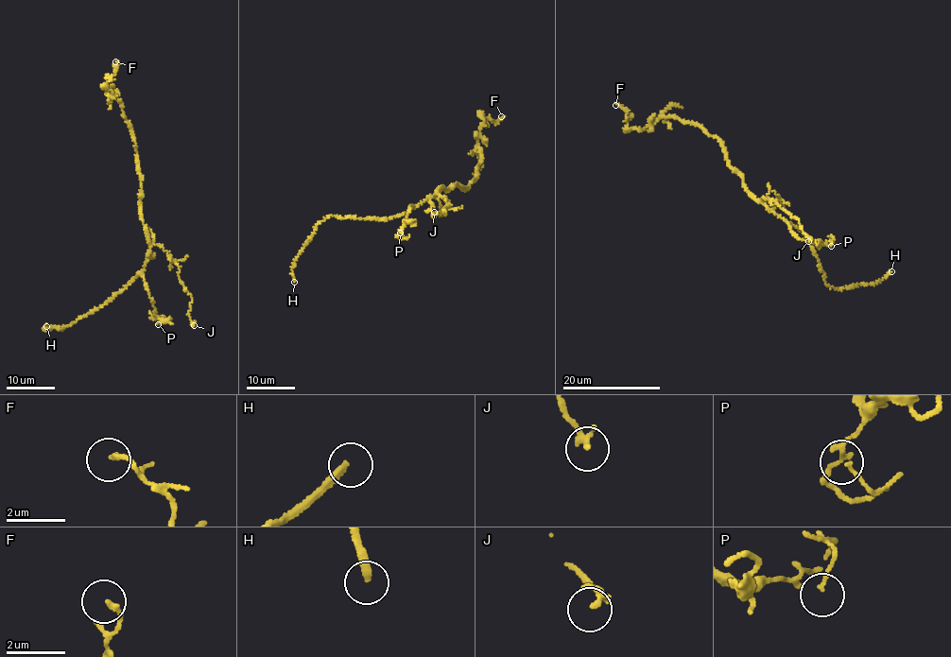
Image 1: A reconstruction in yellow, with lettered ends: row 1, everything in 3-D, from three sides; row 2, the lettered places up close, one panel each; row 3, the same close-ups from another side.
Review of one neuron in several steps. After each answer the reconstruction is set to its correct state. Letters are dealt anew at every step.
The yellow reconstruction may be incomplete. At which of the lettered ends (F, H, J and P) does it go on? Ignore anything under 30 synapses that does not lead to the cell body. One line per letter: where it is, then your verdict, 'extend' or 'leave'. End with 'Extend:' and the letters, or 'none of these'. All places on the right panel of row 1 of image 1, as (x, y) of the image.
F: place (615, 105); leave
H: place (891, 271); extend
J: place (808, 241); leave
P: place (831, 246); leave
Extend: H

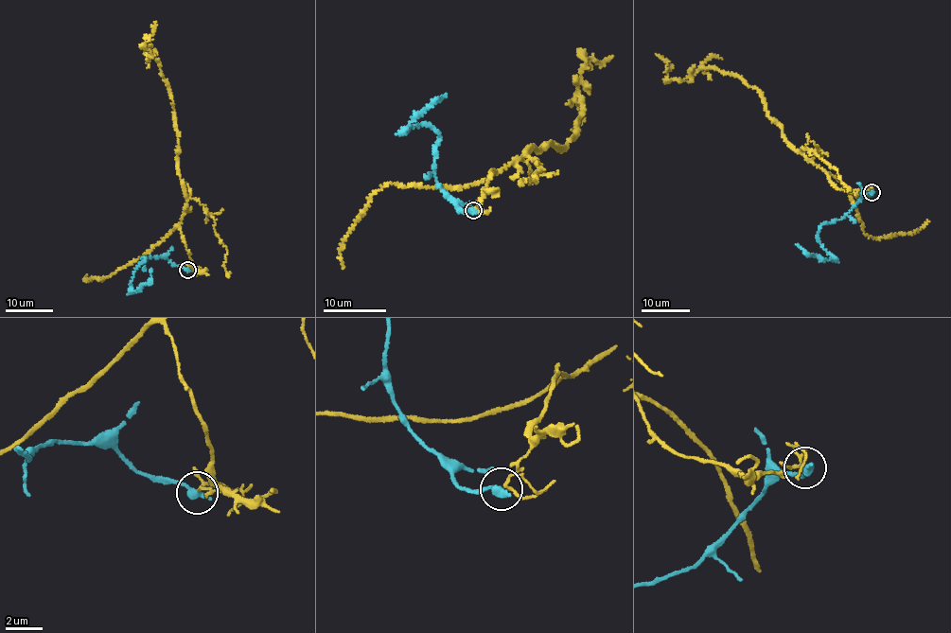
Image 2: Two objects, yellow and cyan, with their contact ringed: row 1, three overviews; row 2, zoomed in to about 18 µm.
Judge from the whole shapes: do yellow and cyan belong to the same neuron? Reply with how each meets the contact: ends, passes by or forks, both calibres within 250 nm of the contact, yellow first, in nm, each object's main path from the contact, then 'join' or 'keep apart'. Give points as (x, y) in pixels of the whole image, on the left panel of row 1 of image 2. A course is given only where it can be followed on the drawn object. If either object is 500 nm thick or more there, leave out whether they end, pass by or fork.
yellow forks there; cyan ends there; 130 nm thick on the yellow side, 440 nm on the other; yellow runs (187, 269), (194, 269), (179, 225), (186, 205), (173, 102), (145, 42), (153, 23); cyan runs (187, 269), (166, 257), (142, 257), (132, 290), (137, 290), (149, 281), (151, 268); keep apart

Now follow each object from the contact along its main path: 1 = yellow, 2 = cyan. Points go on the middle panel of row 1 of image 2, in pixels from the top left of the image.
1: (473, 210), (492, 172), (532, 147), (563, 149), (582, 111), (577, 84), (585, 56), (599, 63), (608, 56)
2: (473, 210), (458, 208), (456, 202), (437, 182), (434, 168), (438, 133), (425, 125), (404, 129), (447, 95)

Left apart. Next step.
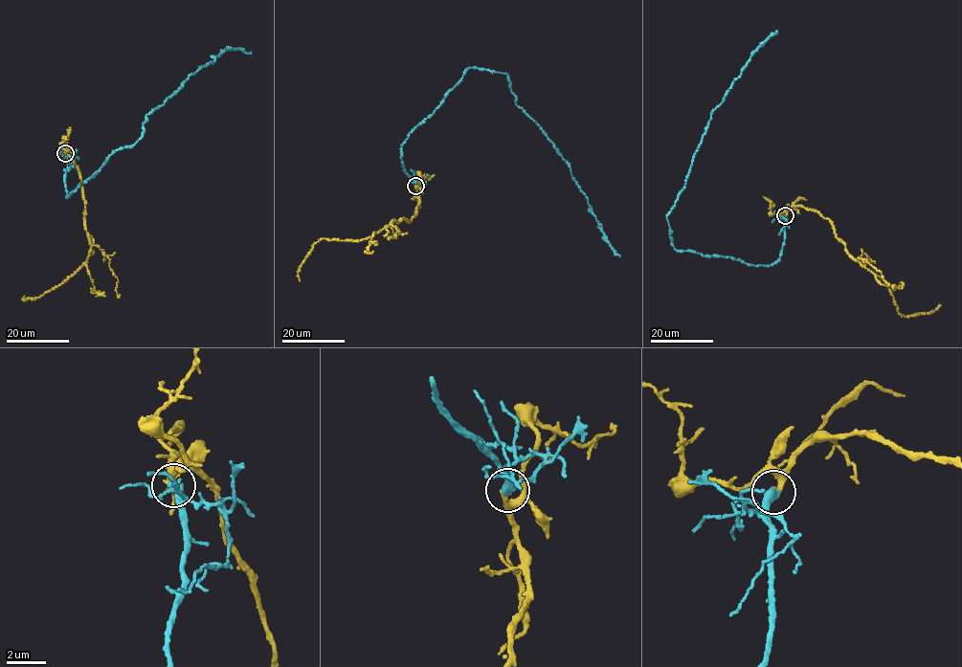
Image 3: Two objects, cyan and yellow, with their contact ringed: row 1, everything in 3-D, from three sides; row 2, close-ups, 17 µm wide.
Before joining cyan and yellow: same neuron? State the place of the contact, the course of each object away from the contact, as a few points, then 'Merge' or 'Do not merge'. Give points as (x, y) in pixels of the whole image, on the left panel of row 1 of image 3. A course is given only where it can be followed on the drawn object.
Place: (65, 153). Course of cyan: (65, 153), (67, 196), (112, 153), (133, 145), (142, 136), (146, 115), (188, 77), (226, 50), (251, 53). Course of yellow: (65, 153), (66, 148), (73, 155), (81, 181), (91, 248), (86, 262), (73, 275), (35, 299), (24, 298). Merge

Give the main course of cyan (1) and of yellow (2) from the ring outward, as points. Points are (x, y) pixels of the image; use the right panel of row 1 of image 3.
1: (785, 214), (781, 255), (767, 266), (678, 250), (666, 217), (714, 109), (752, 53), (776, 31)
2: (785, 214), (791, 208), (801, 205), (828, 219), (847, 253), (887, 284), (901, 315), (928, 313), (940, 305)

